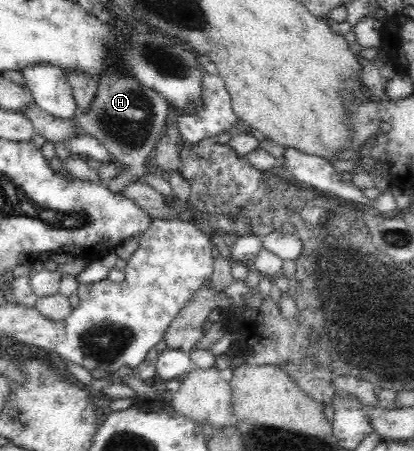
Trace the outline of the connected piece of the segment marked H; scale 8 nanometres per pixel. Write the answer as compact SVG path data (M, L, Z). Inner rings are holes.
M108 75L97 81L98 90L95 100L91 102L91 110L87 114L75 114L71 120L61 120L51 114L47 114L34 100L28 102L19 109L39 136L43 136L49 142L65 142L71 135L77 133L89 133L110 152L112 160L118 165L130 166L128 173L119 174L115 180L108 182L106 187L111 194L120 194L129 182L138 176L146 174L144 164L152 158L152 153L160 140L161 130L165 129L167 117L170 115L169 104L156 92L143 88L135 83L129 76Z

